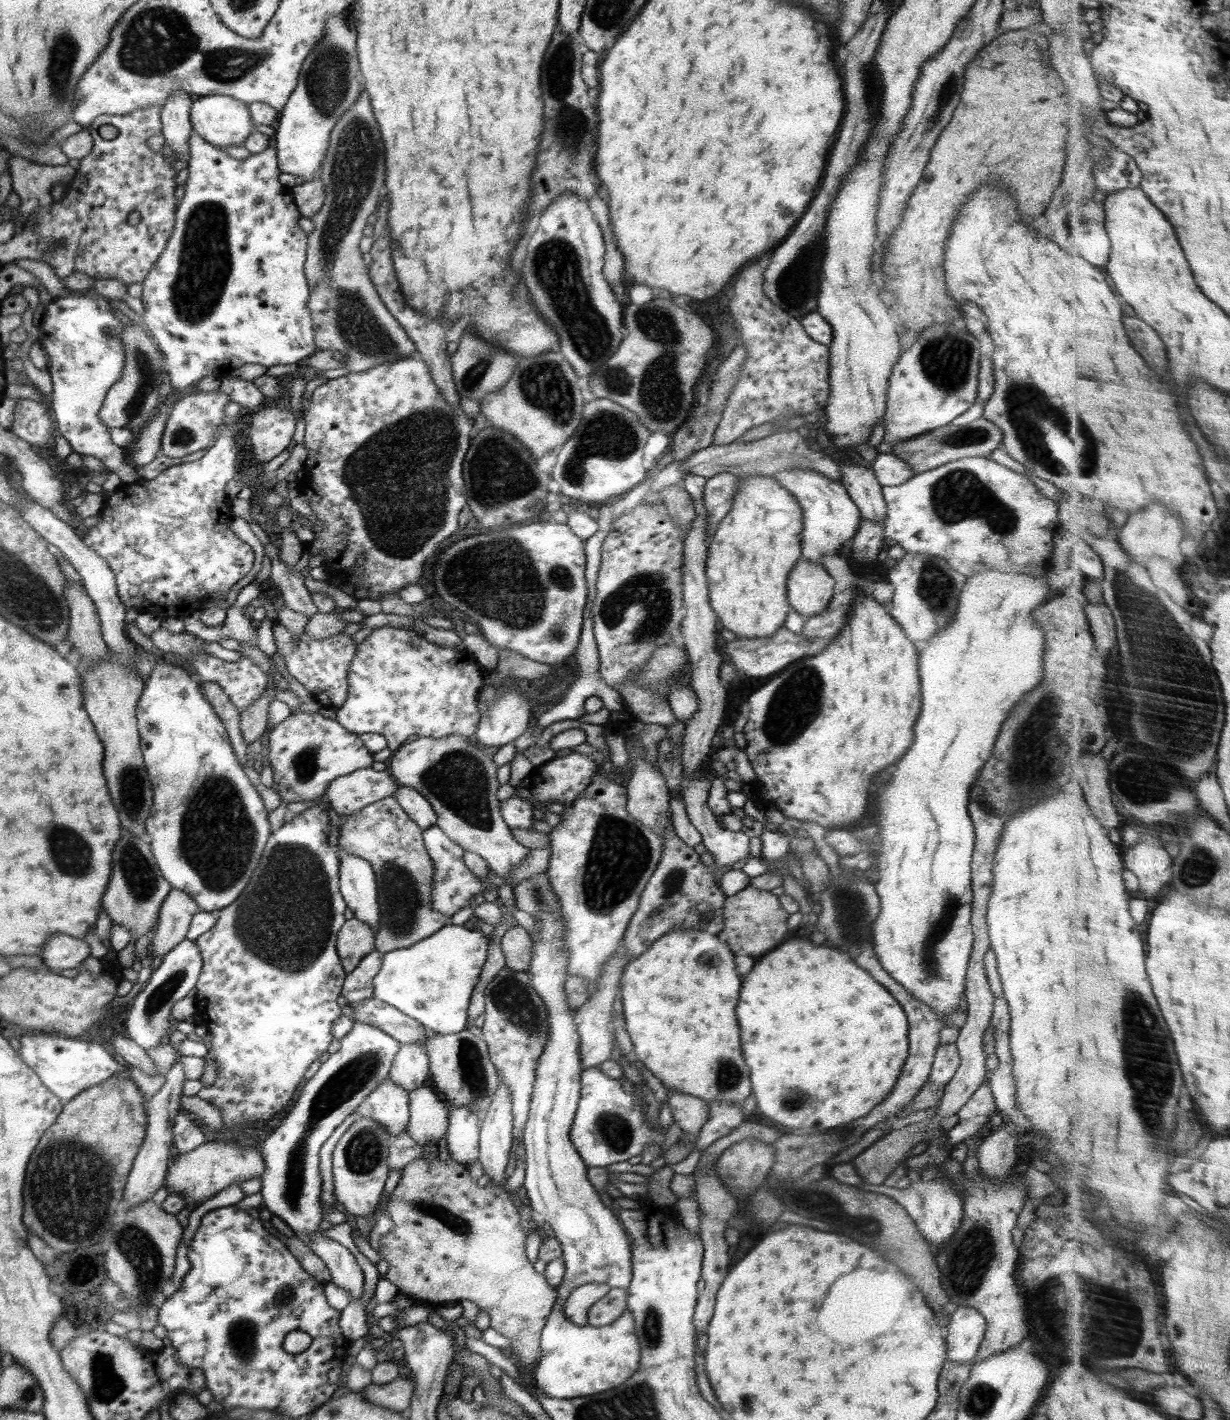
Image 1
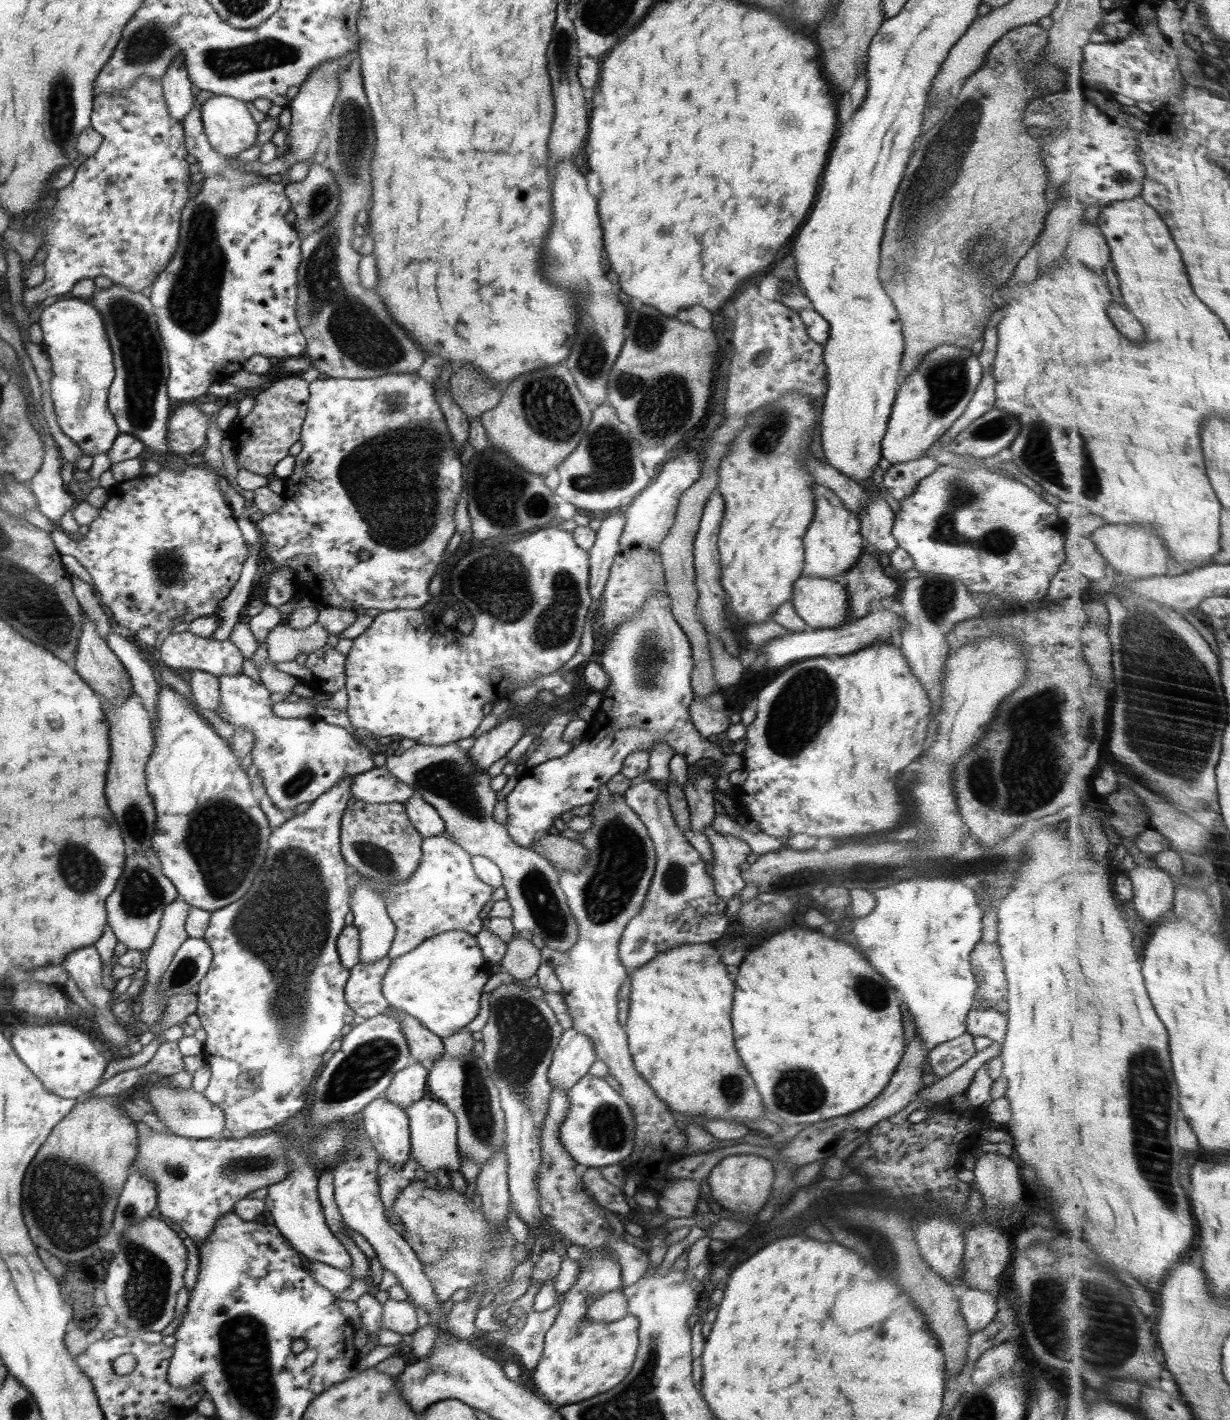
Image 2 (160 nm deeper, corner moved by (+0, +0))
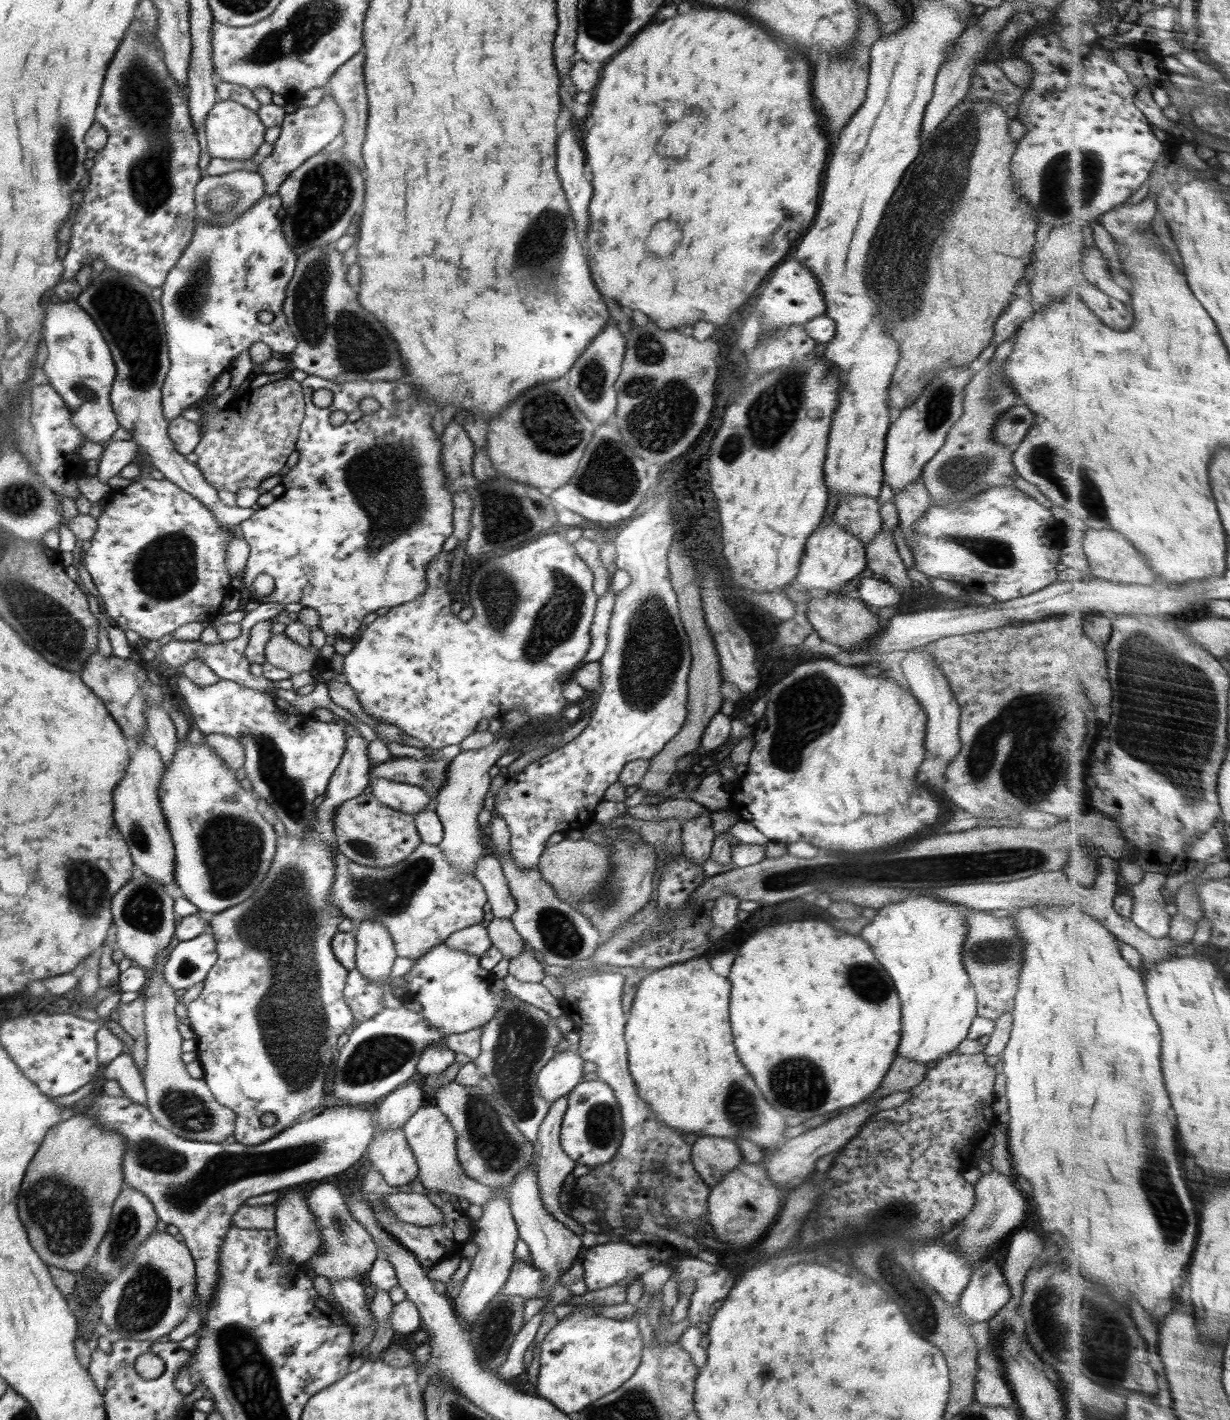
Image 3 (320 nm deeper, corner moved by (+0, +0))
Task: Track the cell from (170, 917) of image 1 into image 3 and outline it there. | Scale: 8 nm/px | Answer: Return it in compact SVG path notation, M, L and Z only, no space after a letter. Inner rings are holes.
M167 946L161 950L156 957L153 968L147 970L147 982L144 990L140 992L142 1000L145 1004L145 1029L146 1029L146 1066L143 1070L144 1086L147 1090L147 1101L145 1106L152 1113L156 1122L163 1128L170 1130L173 1134L181 1138L189 1140L198 1140L204 1142L214 1142L216 1144L224 1143L225 1140L234 1135L234 1124L236 1115L227 1106L222 1106L211 1093L207 1082L201 1078L193 1078L188 1071L186 1065L182 1060L182 1041L183 1038L178 1031L178 1019L175 1013L175 1006L177 1004L177 997L175 991L166 983L162 971L158 968L165 964L170 954L172 946Z

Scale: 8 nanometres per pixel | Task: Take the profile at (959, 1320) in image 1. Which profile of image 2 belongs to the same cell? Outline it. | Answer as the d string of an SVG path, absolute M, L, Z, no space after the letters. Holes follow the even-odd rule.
M971 1288L959 1290L958 1299L970 1334L984 1330L996 1316L1001 1303L996 1295Z

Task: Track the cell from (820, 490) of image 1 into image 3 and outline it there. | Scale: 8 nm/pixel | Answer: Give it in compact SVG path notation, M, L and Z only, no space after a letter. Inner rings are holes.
M833 518L814 531L806 541L801 558L799 573L795 580L810 592L828 592L836 586L850 582L861 572L867 573L865 544L862 544L852 533L846 532Z

